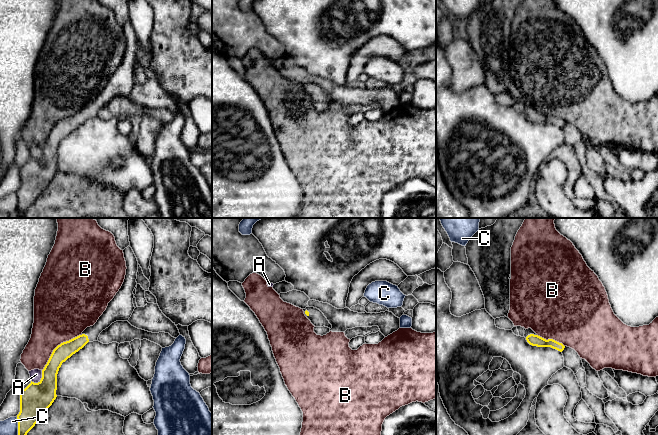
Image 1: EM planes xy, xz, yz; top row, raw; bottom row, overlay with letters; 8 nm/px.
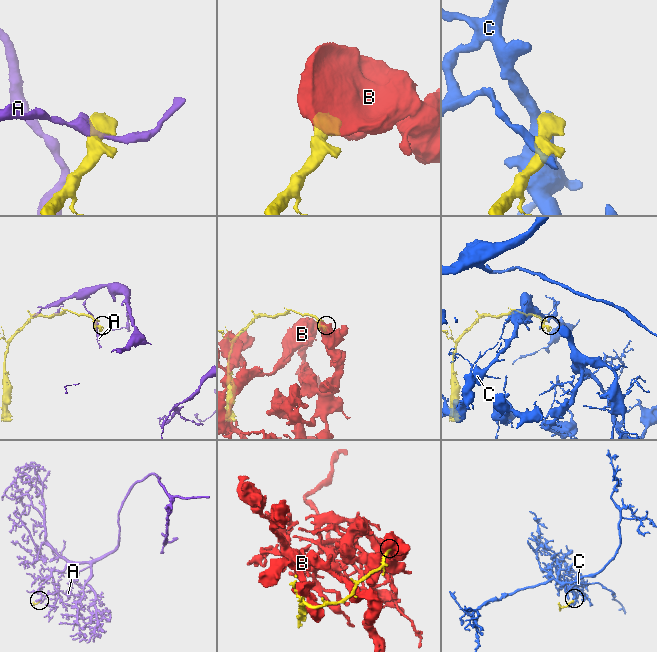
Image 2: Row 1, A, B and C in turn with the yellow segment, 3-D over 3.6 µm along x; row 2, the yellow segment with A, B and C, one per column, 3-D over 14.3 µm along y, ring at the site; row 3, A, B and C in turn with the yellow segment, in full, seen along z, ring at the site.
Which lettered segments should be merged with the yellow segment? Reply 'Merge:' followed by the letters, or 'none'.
Merge: none

